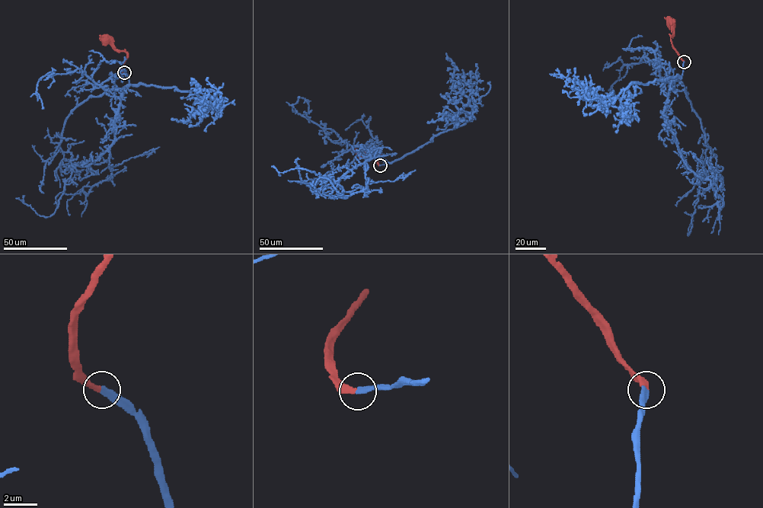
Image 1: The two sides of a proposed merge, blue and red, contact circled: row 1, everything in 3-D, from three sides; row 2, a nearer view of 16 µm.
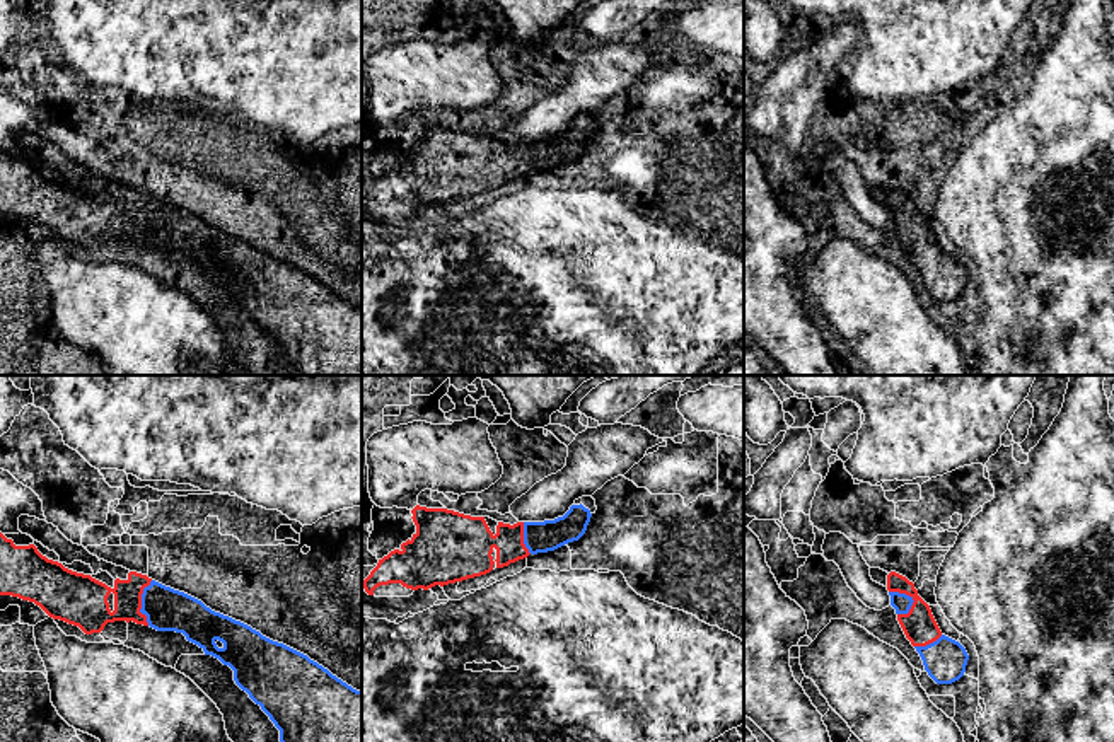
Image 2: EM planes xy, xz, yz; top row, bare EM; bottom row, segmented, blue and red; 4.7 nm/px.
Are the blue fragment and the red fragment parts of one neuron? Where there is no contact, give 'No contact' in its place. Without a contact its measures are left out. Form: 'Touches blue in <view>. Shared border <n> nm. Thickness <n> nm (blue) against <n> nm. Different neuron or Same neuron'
Touches blue in xy. Shared border 220 nm. Thickness 200 nm (blue) against 190 nm. Same neuron

